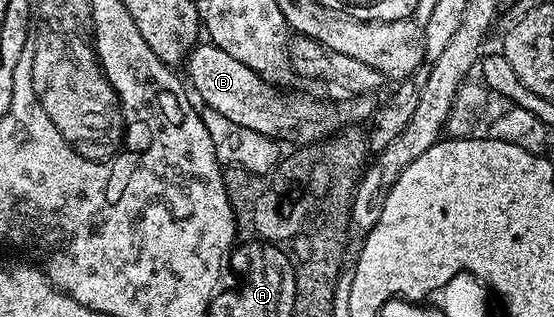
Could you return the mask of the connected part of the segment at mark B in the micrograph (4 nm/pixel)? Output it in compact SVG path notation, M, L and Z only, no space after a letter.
M199 42L196 43L195 47L191 49L191 52L187 55L187 59L185 61L185 69L187 68L187 76L186 79L189 81L191 79L190 87L193 89L195 87L194 95L198 97L200 96L201 99L204 101L202 102L206 107L212 108L213 110L217 110L217 114L223 114L230 121L239 123L243 127L248 127L249 130L256 131L257 134L269 136L272 138L282 138L281 136L288 136L291 140L299 140L297 141L300 145L308 145L315 143L316 140L323 140L327 136L331 136L334 132L338 132L340 128L344 126L355 126L358 125L360 122L359 120L363 120L366 118L367 115L370 114L371 111L374 113L377 108L377 101L375 102L375 96L368 94L368 95L352 95L350 98L343 98L345 100L341 101L340 104L330 104L327 100L314 100L311 96L294 96L291 92L283 92L287 90L280 90L276 85L266 81L263 79L262 76L258 76L256 72L253 70L249 70L249 66L245 66L241 62L237 62L237 58L233 58L233 54L225 54L225 50L221 50L215 44L210 42Z

